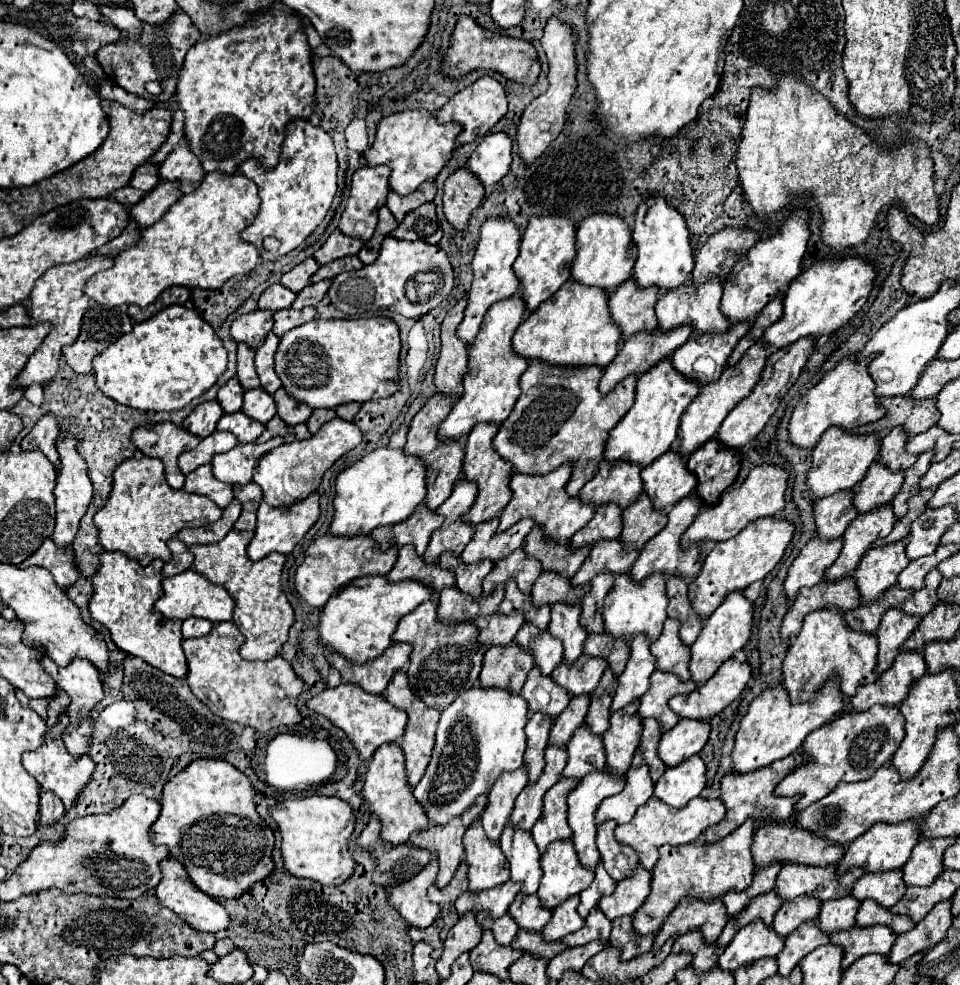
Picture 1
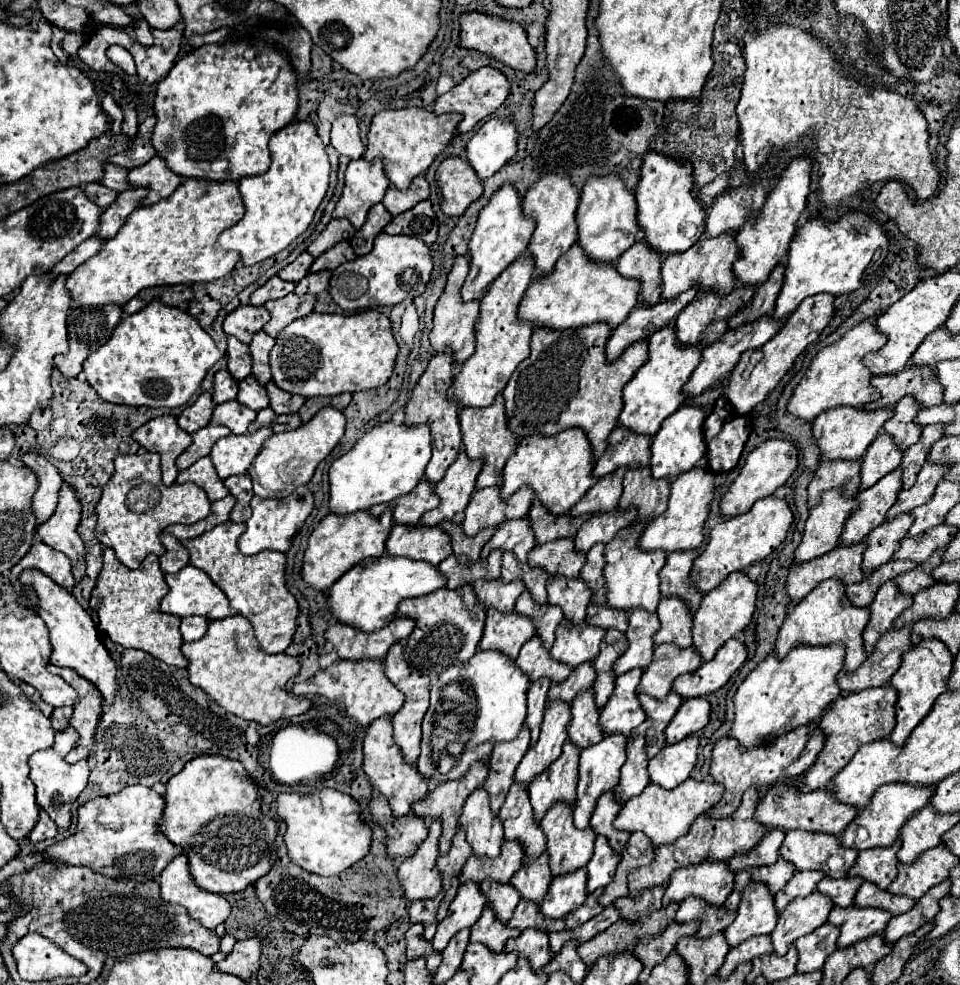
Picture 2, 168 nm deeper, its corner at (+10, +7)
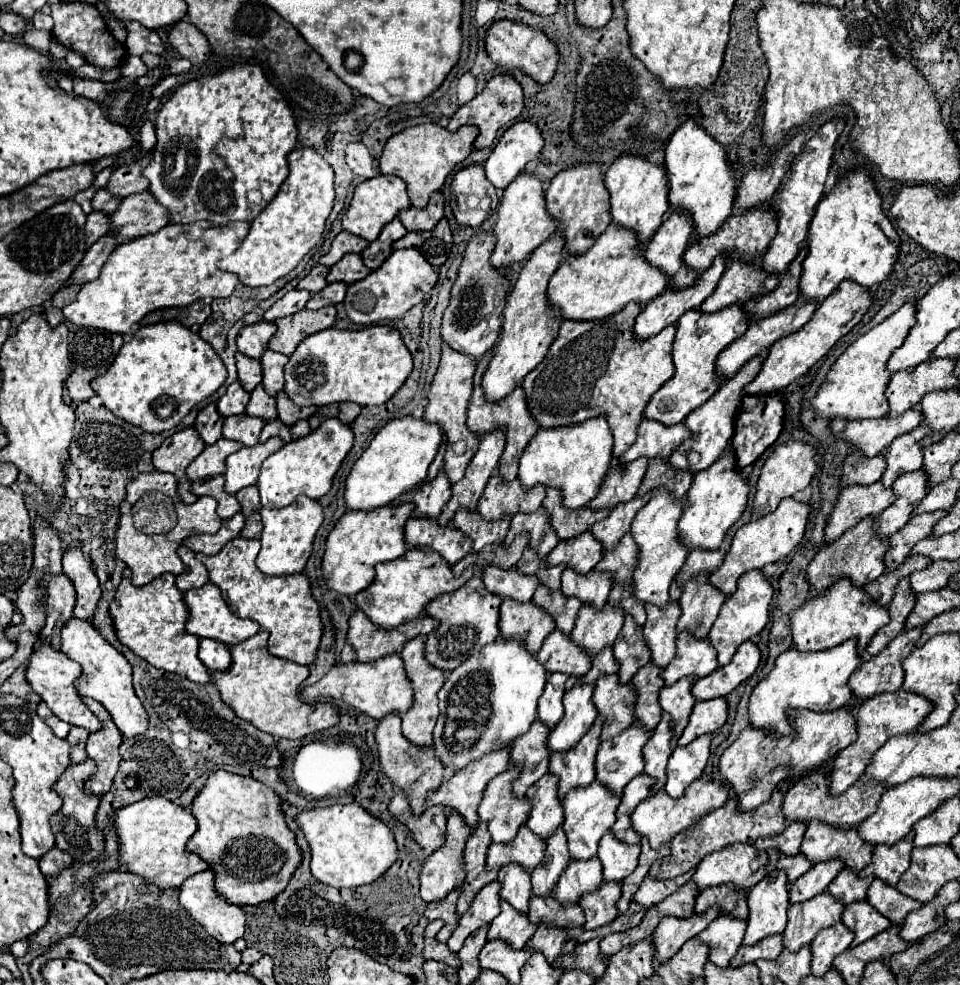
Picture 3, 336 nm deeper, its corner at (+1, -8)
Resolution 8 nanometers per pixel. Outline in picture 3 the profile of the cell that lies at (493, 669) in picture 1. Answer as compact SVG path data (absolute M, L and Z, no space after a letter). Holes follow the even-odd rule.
M503 600L501 604L501 618L499 618L501 636L507 638L521 638L525 648L535 654L543 640L555 630L555 624L547 612L537 608L533 602L519 604L515 600Z

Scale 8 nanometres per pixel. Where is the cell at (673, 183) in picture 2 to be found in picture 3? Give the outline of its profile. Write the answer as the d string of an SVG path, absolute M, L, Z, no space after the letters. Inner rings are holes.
M693 120L681 124L681 128L677 128L667 142L665 170L669 180L669 206L675 212L687 212L691 216L695 240L717 232L733 214L733 198L737 188L737 180L731 172L733 168L729 166L723 148Z

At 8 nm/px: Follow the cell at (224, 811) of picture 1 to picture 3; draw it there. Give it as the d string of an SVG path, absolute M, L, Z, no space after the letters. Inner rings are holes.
M217 770L195 796L191 814L197 820L197 832L187 842L187 850L209 864L215 874L215 890L229 904L267 902L287 888L291 874L301 864L301 850L285 824L281 800L271 788L259 780Z

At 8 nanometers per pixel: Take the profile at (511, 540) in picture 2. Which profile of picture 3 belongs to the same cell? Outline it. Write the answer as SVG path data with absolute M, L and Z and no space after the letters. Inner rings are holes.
M539 508L537 512L531 514L515 514L505 538L505 546L509 546L515 536L527 532L529 534L529 548L533 548L539 556L547 558L549 552L555 548L555 544L559 542L557 534L553 528L549 528L549 518L547 512L543 508Z

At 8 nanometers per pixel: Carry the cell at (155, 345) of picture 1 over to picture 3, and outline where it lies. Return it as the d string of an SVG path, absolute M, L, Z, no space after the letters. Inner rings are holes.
M169 320L139 328L133 340L121 346L109 370L91 382L91 388L115 416L145 432L159 434L175 428L191 408L211 396L225 378L227 368L211 344L179 320Z

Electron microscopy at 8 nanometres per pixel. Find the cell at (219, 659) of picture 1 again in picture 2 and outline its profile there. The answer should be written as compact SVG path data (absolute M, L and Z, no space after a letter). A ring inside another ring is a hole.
M232 615L210 623L208 633L200 641L182 645L182 653L190 661L190 681L204 689L228 713L234 713L242 719L268 725L278 719L302 715L312 707L310 699L296 699L286 691L286 681L300 669L298 659L286 653L264 653L258 647L252 623L242 615Z

